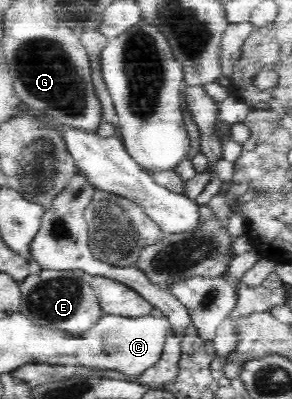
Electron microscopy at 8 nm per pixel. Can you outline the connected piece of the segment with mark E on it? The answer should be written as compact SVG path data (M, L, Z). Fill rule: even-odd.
M34 269L20 281L20 302L17 312L33 325L67 334L85 334L104 317L95 289L74 269Z

